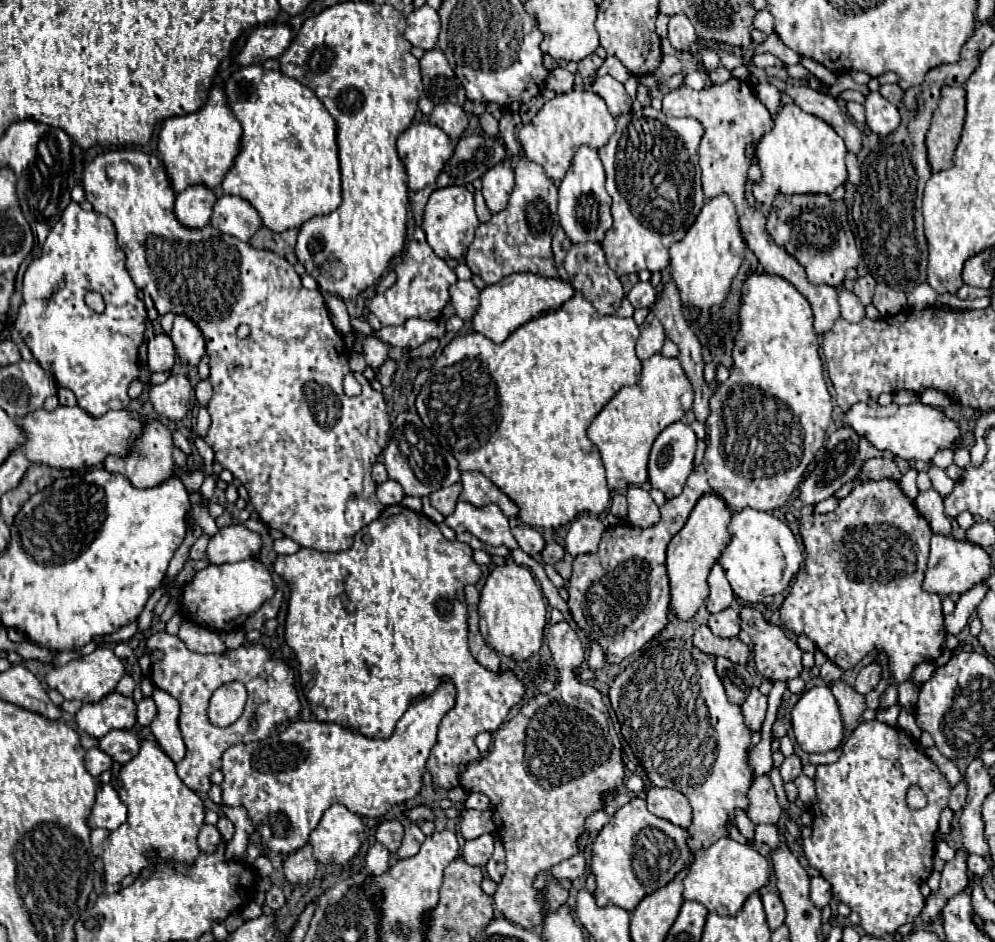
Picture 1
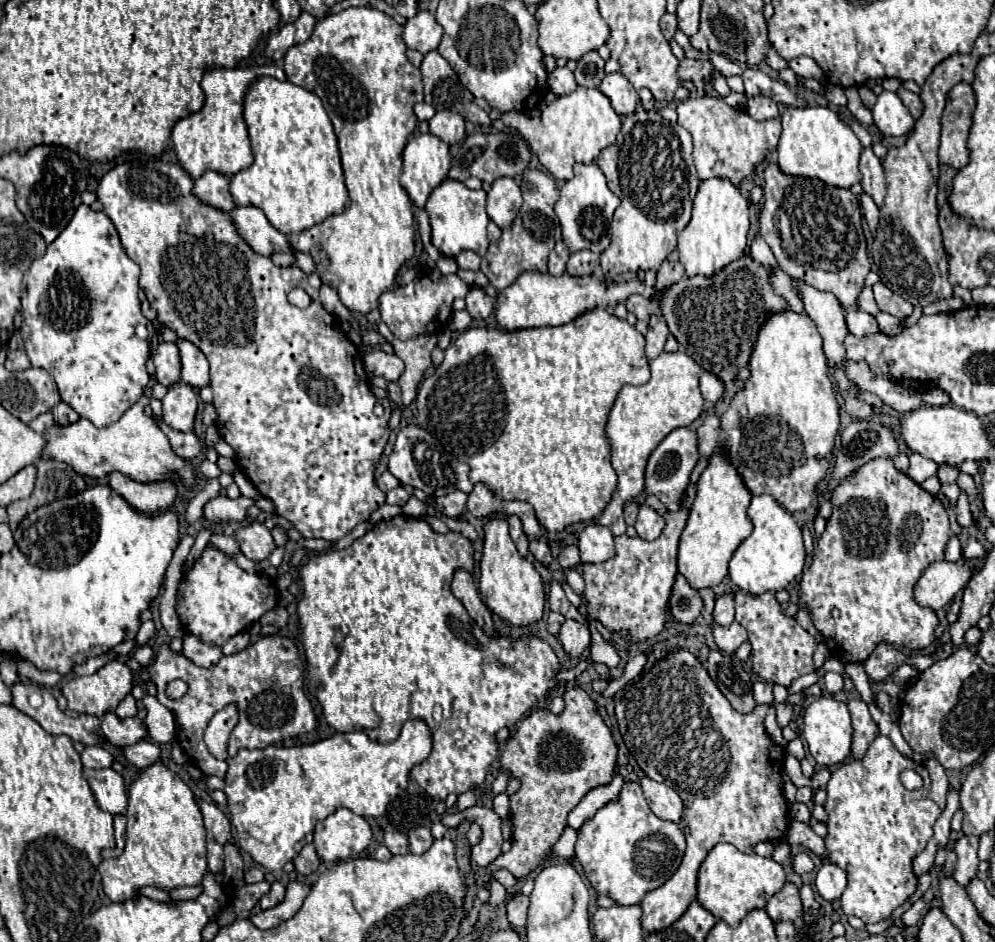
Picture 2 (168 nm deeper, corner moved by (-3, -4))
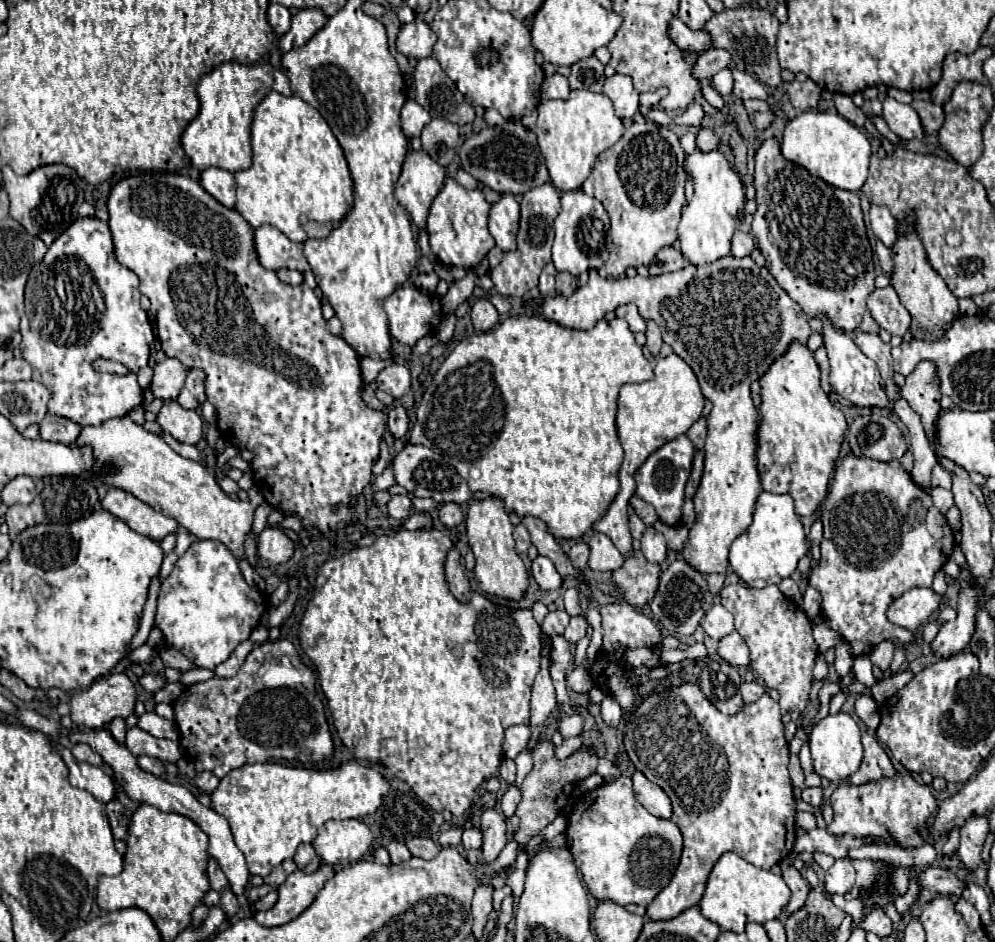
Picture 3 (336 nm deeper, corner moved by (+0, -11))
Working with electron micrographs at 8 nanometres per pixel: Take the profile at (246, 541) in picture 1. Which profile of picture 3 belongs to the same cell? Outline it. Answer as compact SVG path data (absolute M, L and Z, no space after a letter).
M266 527L256 539L256 547L260 559L258 563L266 569L288 561L294 553L294 543L278 527Z

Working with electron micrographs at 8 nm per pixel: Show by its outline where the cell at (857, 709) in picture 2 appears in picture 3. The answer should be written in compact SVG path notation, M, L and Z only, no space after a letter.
M864 731L862 745L864 745L864 759L862 759L858 771L850 775L850 783L860 785L860 783L868 783L868 779L880 779L884 775L892 775L894 767L890 763L890 757L882 749L880 741L874 735Z

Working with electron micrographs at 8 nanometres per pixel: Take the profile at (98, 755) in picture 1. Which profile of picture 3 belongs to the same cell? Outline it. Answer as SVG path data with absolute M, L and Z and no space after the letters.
M82 743L72 747L72 755L74 755L78 761L82 761L82 763L90 763L90 765L96 765L96 767L102 767L102 765L104 765L102 757L100 757L96 751L92 751L88 745L82 745Z

